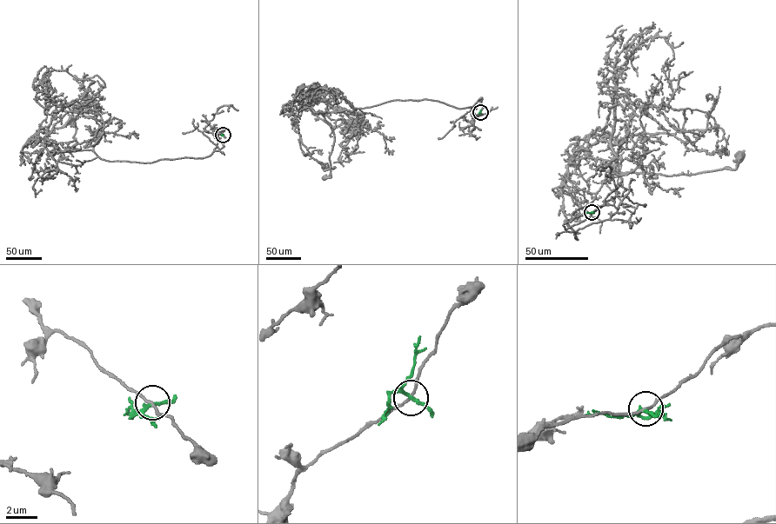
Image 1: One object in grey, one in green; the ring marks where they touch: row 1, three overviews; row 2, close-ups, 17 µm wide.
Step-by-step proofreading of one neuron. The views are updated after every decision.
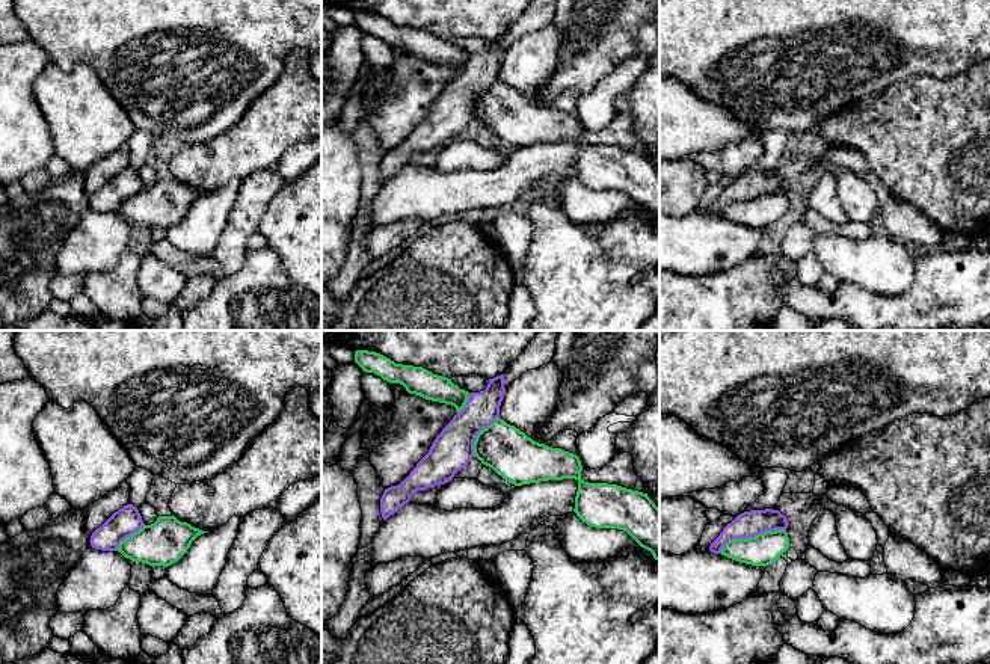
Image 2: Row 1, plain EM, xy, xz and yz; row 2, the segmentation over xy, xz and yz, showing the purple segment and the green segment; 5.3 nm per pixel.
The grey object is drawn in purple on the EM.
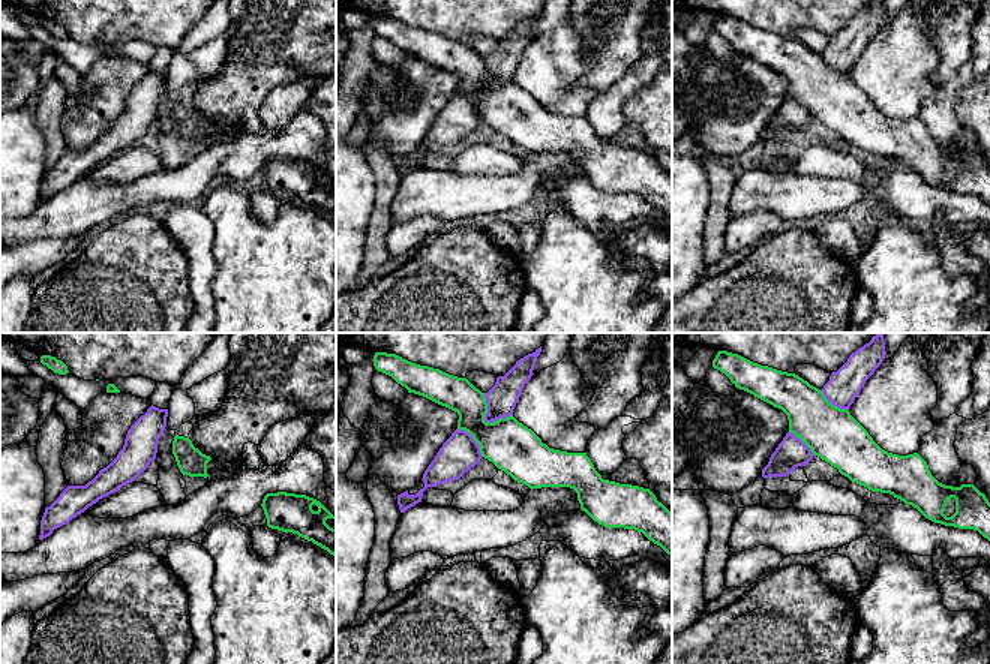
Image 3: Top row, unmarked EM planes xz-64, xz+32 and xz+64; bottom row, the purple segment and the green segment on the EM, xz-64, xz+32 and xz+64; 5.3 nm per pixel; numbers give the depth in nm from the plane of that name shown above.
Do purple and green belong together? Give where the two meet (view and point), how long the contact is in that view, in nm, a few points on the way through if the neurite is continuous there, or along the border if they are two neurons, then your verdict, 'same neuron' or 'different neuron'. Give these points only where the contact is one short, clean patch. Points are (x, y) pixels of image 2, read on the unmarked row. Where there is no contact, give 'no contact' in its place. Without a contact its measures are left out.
yz (750, 198) | 380 nm | along yz (785, 192), (765, 192), (749, 199), (734, 199), (720, 215) | different neuron

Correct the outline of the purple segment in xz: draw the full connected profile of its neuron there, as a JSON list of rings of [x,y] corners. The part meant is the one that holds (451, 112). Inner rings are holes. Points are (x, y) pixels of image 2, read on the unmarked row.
[[[504,36],[489,41],[484,53],[471,54],[465,69],[442,91],[429,115],[397,148],[385,151],[380,160],[383,183],[407,166],[417,152],[445,146],[475,119],[475,98],[500,80]]]

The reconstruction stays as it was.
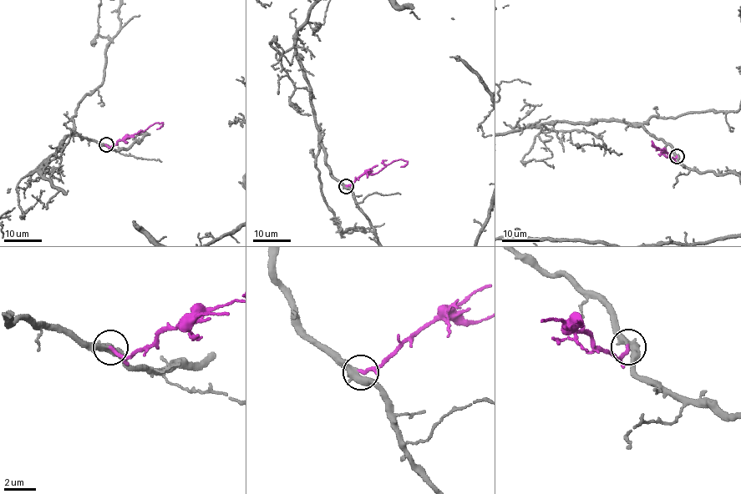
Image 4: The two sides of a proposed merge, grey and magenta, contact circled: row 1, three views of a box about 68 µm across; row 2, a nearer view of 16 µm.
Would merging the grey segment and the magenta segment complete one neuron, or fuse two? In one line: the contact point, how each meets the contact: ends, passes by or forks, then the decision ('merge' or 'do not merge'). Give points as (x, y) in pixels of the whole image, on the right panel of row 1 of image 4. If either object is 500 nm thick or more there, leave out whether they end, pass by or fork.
place (677, 156); grey passes by; magenta ends; merge

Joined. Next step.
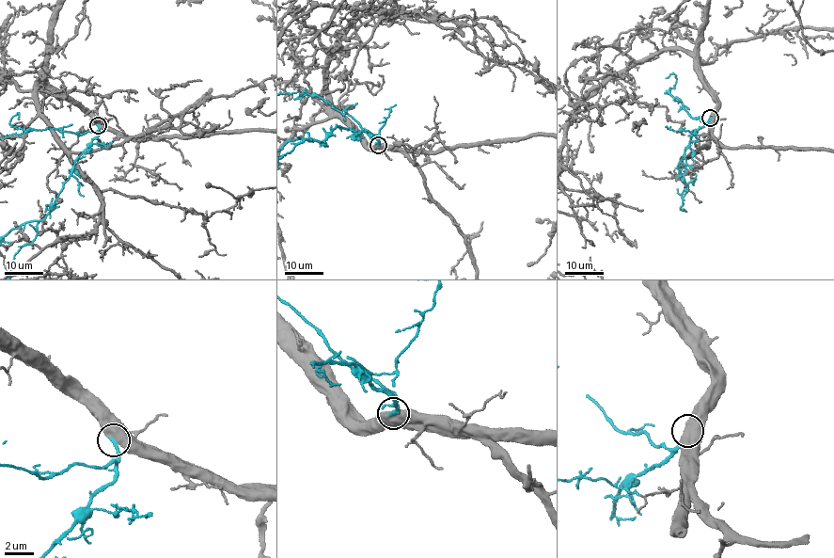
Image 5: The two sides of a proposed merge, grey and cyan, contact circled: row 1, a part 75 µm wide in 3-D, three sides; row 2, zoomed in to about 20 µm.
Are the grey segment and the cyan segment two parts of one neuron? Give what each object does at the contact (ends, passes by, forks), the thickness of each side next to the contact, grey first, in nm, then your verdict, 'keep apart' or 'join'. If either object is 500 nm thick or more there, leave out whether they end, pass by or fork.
calibres 800 and 280 nm; join

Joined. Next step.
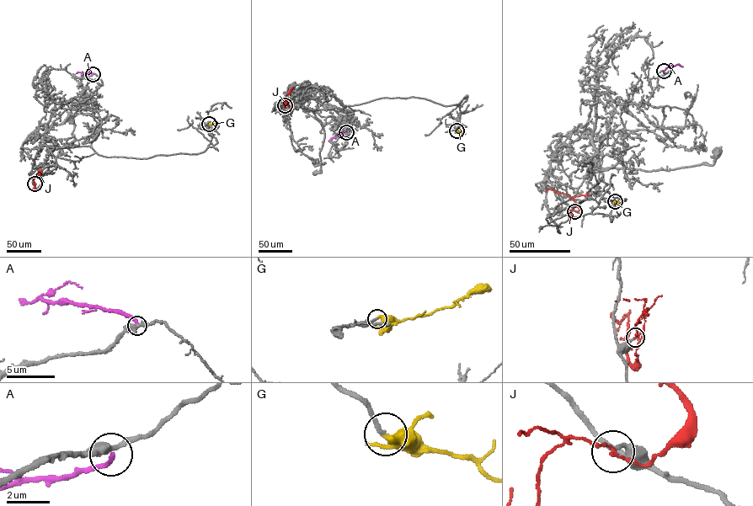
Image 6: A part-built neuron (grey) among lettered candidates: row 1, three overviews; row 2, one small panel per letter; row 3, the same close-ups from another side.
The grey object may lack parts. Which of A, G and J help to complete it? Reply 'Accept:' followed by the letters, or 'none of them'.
Accept: G

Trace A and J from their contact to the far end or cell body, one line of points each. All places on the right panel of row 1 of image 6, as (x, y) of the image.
A: (664, 71), (676, 64), (683, 66)
J: (574, 210), (579, 209), (570, 197), (546, 188)

